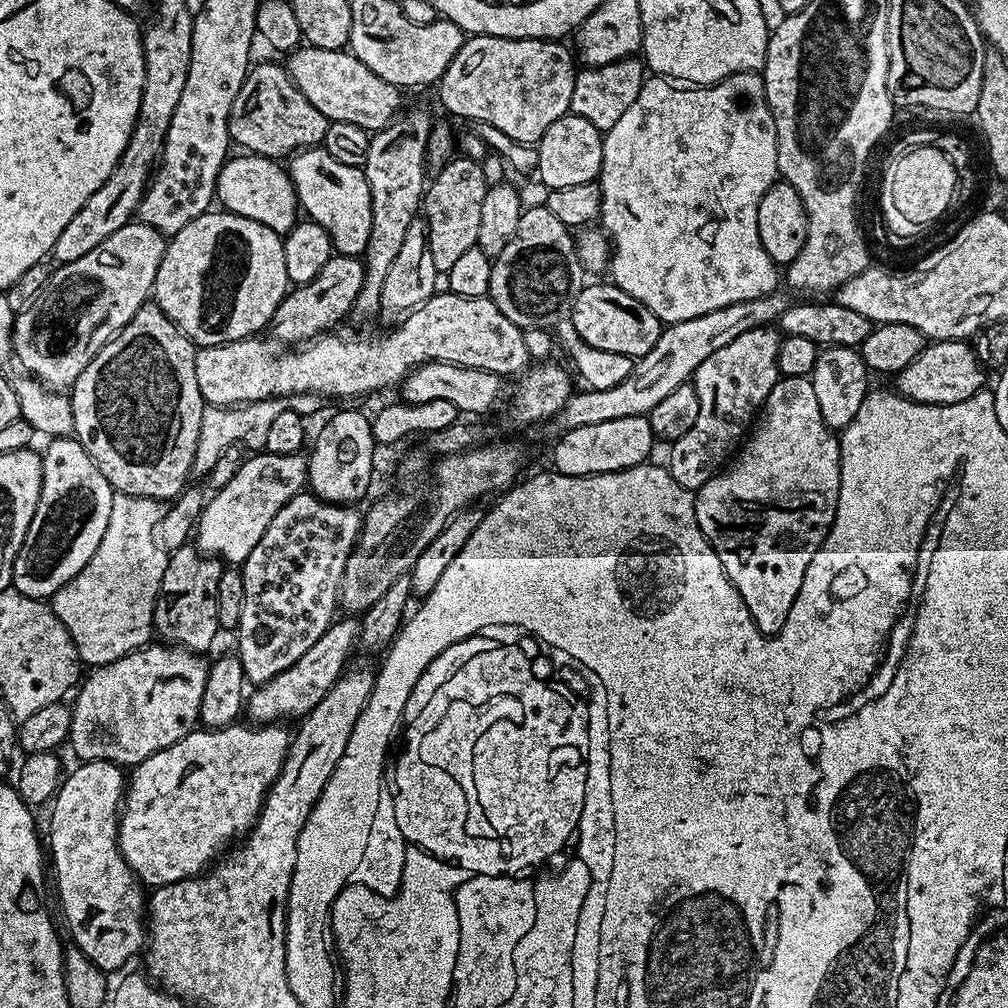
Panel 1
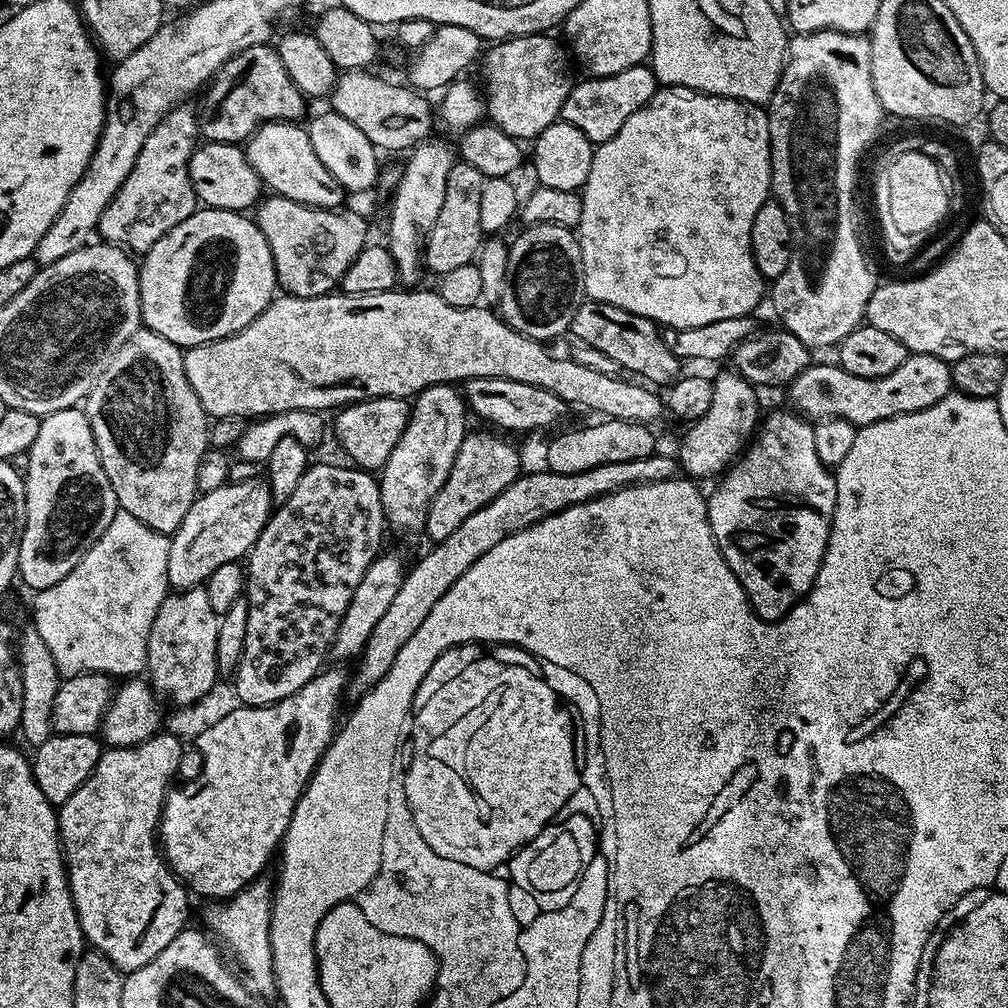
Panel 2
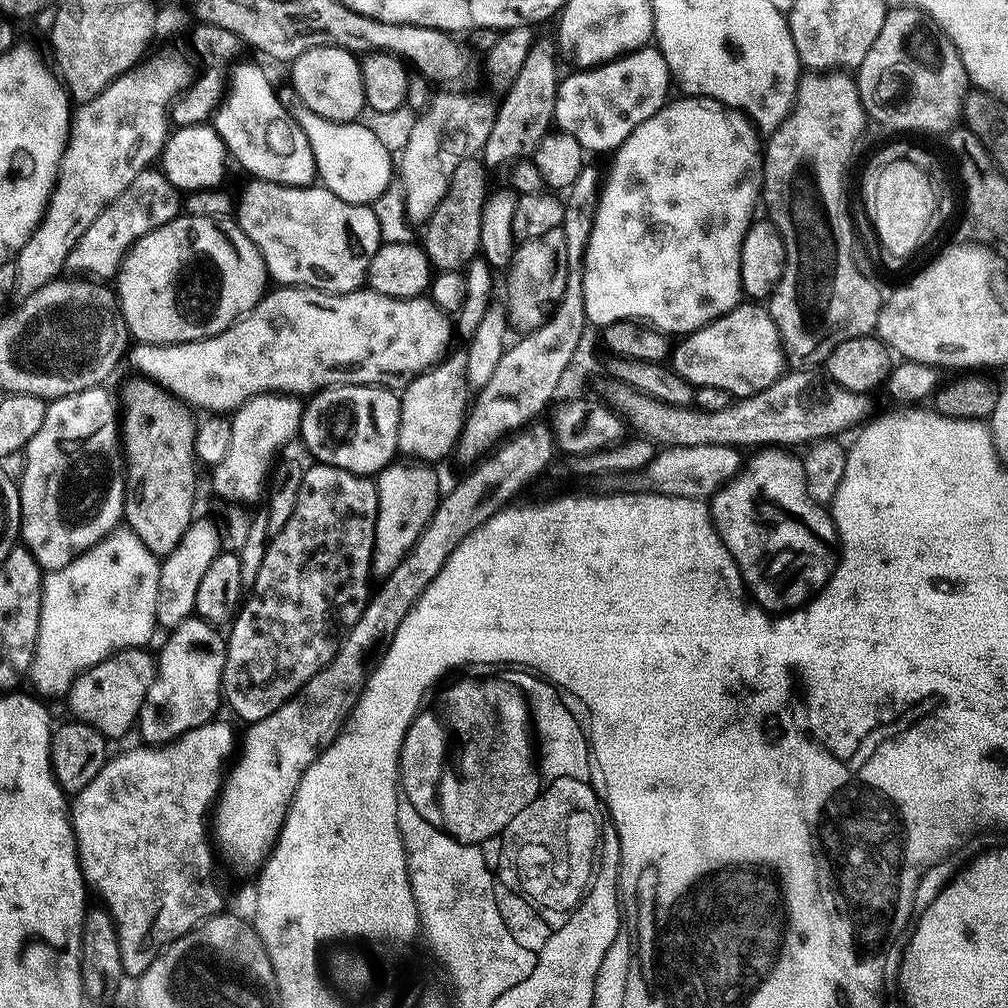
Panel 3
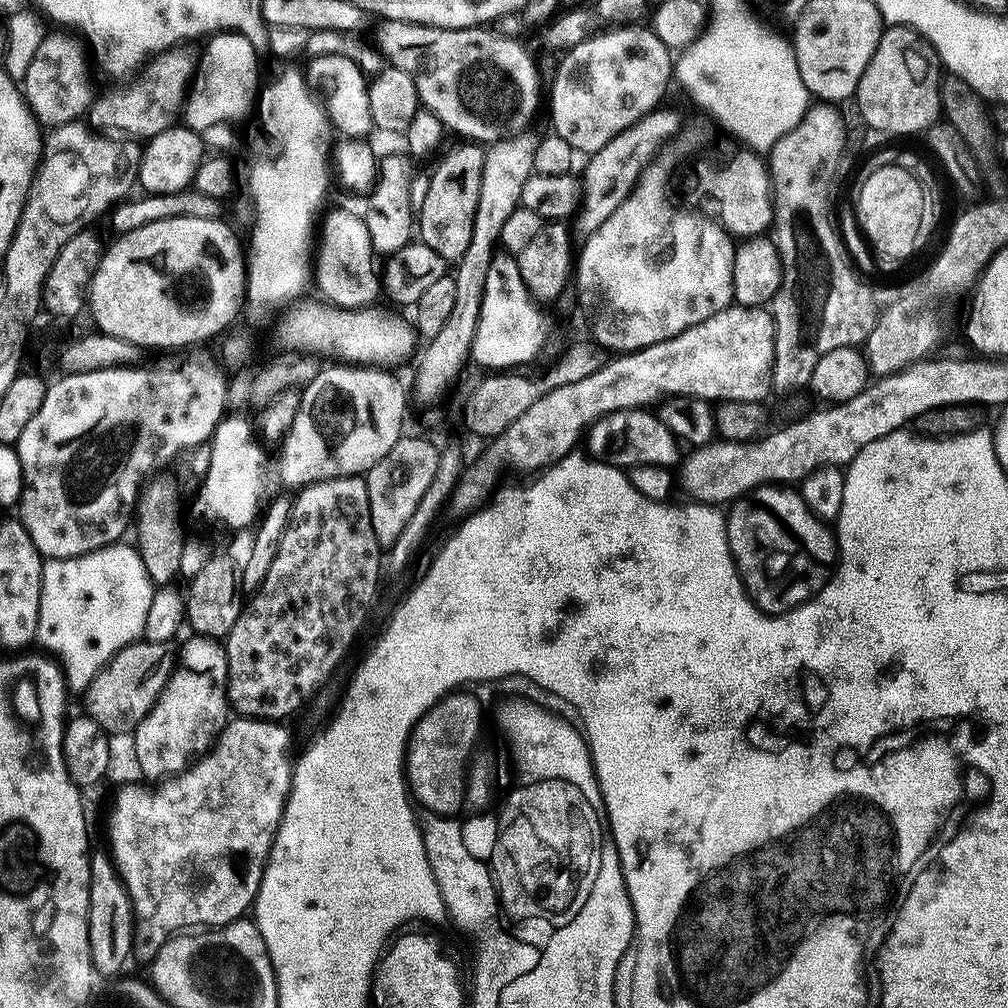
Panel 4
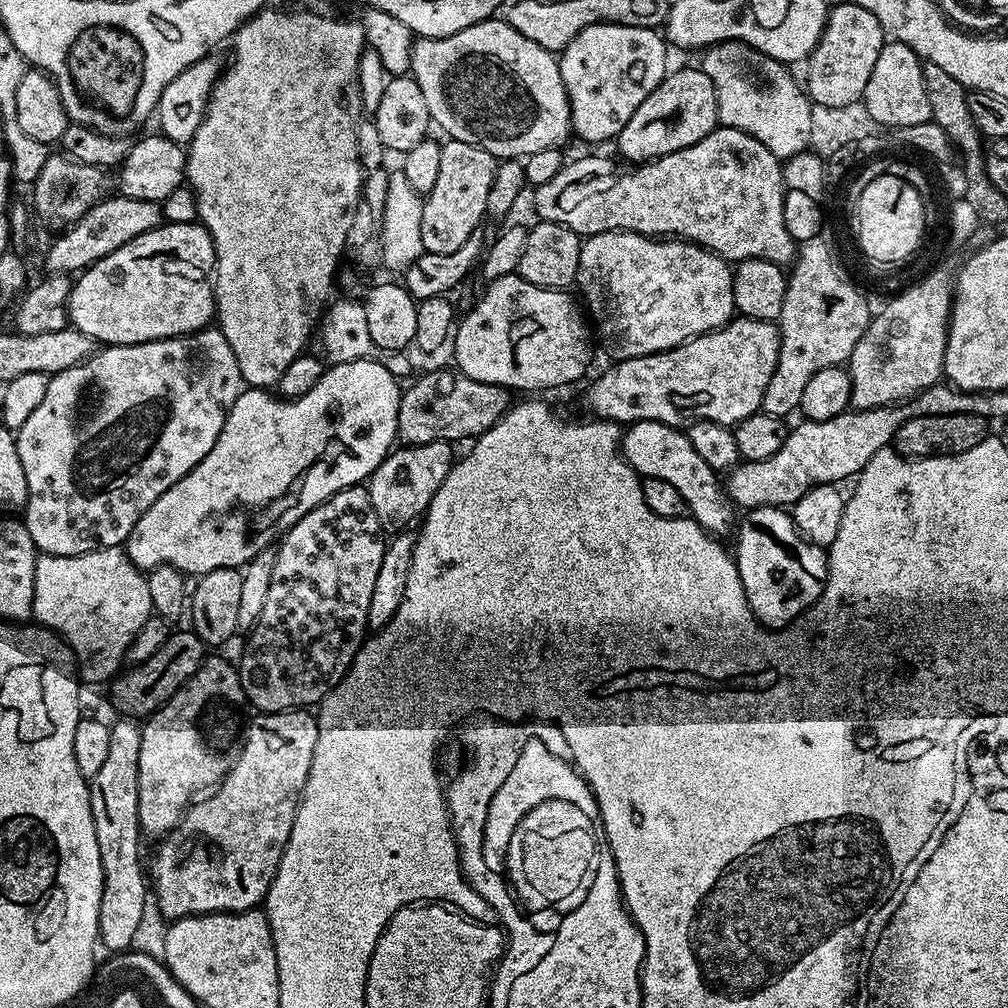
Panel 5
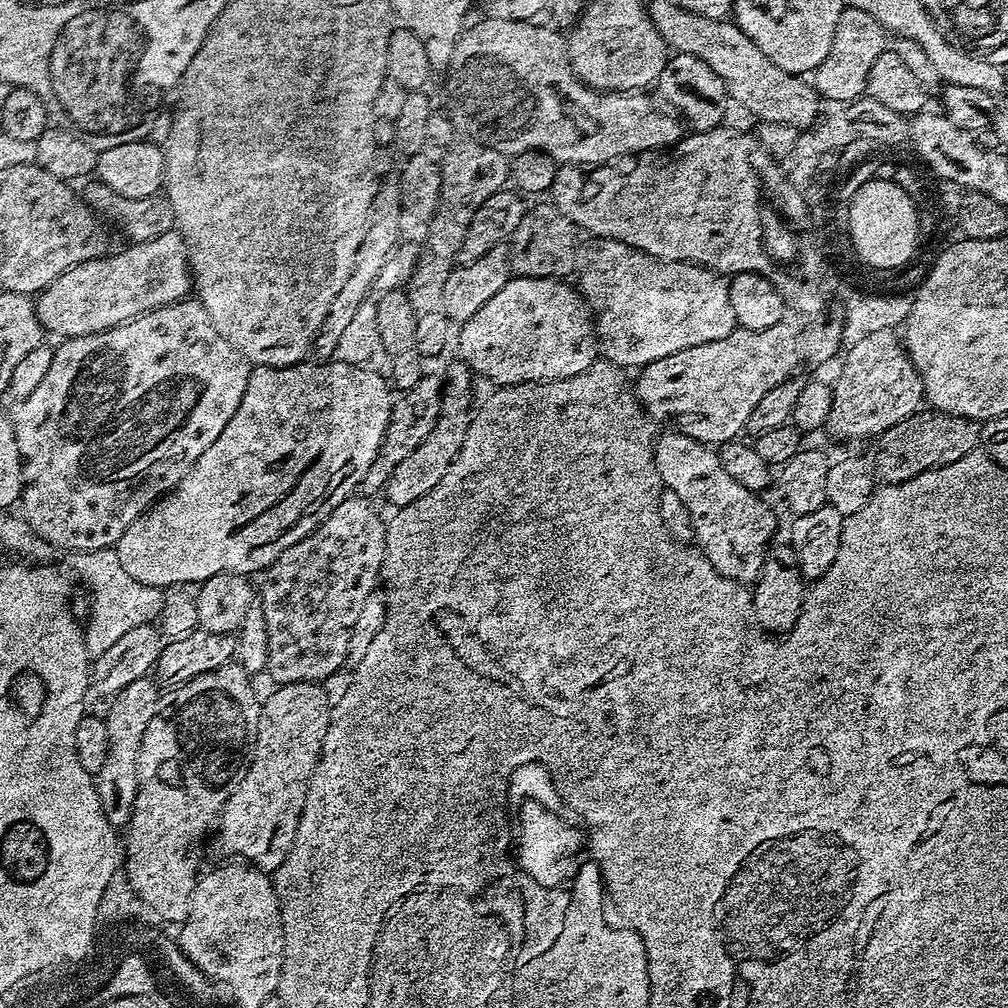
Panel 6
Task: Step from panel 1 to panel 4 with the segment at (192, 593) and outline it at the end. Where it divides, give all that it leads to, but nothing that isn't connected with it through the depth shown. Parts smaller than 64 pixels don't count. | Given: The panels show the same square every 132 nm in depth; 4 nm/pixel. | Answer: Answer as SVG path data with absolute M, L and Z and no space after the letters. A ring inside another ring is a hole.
M207 636L189 637L180 648L180 656L178 652L178 666L173 667L166 686L134 733L136 760L148 776L168 778L185 771L197 754L211 749L230 719L227 651Z

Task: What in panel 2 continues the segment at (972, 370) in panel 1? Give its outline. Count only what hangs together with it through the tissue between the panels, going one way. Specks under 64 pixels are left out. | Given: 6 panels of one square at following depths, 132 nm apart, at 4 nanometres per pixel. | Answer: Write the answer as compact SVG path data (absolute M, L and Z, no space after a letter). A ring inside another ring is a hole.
M909 354L906 362L898 366L898 370L891 374L882 374L882 378L858 378L858 374L850 374L845 368L832 364L809 363L808 368L792 380L791 407L799 415L813 421L833 416L863 426L888 420L892 416L905 416L911 412L926 410L953 391L949 361L930 354Z

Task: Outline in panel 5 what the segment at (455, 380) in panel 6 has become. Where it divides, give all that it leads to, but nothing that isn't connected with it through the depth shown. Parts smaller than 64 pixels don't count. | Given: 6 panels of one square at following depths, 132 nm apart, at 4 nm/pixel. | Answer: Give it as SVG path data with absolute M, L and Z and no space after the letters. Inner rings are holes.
M442 440L426 445L400 446L388 453L387 458L376 467L366 484L370 502L381 525L408 526L411 520L419 521L423 517L434 494L438 494L442 482L448 477L448 472L453 466L452 448L453 445L449 441Z

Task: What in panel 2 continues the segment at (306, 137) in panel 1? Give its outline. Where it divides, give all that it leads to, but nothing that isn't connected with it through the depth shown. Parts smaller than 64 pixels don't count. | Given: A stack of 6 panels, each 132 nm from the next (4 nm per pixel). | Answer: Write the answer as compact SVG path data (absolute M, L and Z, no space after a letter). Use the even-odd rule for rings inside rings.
M255 44L252 48L244 48L224 63L223 71L244 73L240 81L209 110L208 117L203 117L202 136L205 141L243 145L266 122L300 122L305 119L306 97L291 80L275 47Z

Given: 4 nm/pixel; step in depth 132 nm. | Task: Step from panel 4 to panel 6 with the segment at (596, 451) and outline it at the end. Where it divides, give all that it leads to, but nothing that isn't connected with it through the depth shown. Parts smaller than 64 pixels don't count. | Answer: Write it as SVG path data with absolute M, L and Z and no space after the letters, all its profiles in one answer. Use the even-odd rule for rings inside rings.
M683 430L661 431L656 438L654 462L661 485L678 494L686 510L690 510L695 539L700 539L699 547L714 570L740 584L751 585L760 577L766 549L773 543L775 514L760 501L763 499L757 493L746 490L746 486L738 486L738 482L722 470L719 455L709 445L698 443L695 435Z

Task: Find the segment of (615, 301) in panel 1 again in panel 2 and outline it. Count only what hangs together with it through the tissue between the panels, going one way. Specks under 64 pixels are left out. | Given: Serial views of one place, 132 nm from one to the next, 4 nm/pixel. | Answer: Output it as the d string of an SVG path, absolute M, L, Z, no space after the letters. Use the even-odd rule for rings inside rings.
M585 299L574 314L570 332L582 343L589 344L594 351L601 352L606 359L613 360L618 367L625 368L628 372L633 372L633 377L649 385L668 386L681 375L682 361L672 353L670 346L666 346L658 325L653 320L647 320L645 316L630 314L630 310L622 310L606 302Z

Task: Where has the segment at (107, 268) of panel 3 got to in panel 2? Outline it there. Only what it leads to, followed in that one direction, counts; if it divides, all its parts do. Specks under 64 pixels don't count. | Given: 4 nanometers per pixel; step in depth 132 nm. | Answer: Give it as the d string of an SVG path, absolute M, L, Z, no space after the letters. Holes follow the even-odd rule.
M188 107L172 109L154 128L150 138L146 138L134 162L134 170L130 170L126 182L122 182L116 196L106 210L102 210L98 229L101 241L118 244L132 254L143 254L158 242L158 238L174 230L178 222L186 222L186 218L198 211L188 163L192 161L201 139L202 124L198 116L196 120L195 110Z

